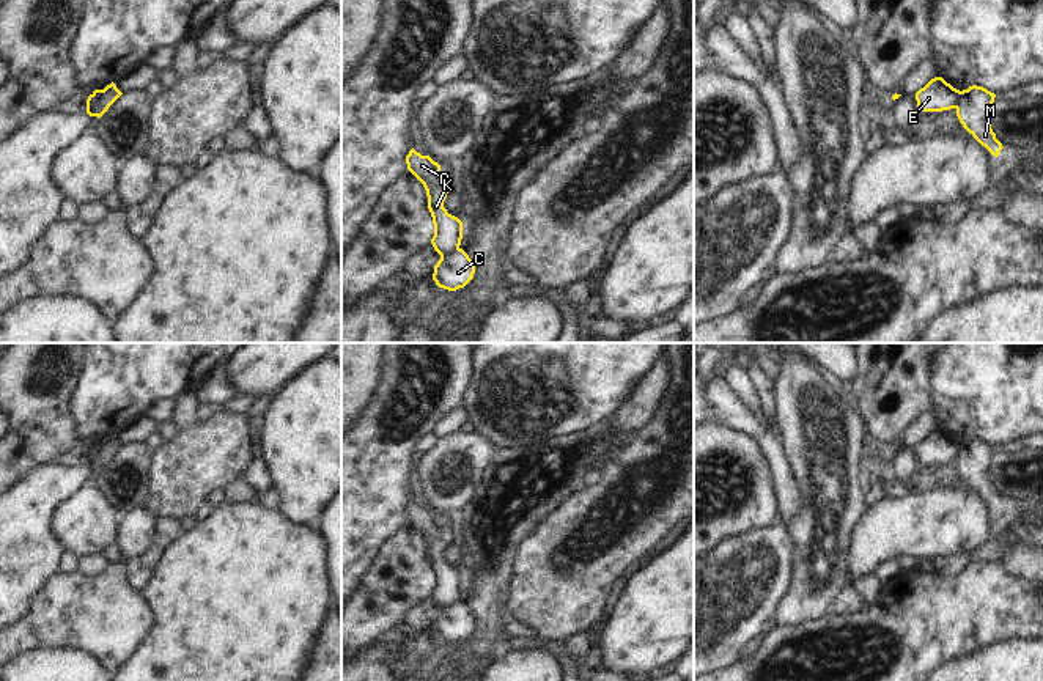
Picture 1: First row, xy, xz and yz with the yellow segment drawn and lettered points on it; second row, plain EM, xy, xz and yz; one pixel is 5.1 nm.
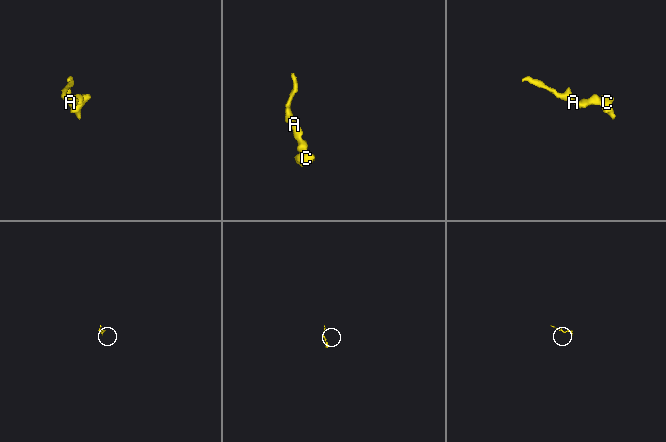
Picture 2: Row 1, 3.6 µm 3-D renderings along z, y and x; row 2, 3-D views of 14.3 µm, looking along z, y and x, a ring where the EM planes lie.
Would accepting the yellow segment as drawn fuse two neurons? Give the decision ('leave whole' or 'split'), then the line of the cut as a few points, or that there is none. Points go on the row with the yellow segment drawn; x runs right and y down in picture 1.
split; cut in xy along (103, 90), (101, 96), (87, 110)

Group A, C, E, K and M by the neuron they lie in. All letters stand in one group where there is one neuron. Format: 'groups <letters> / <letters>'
groups A E K / C M

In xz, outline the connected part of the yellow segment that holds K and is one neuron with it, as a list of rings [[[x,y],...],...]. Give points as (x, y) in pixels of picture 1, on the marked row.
[[[414,148],[406,156],[407,170],[423,184],[428,197],[428,209],[434,223],[431,244],[434,250],[445,256],[459,248],[463,239],[463,222],[448,214],[444,201],[448,187],[440,173],[440,165],[429,156],[422,156]]]

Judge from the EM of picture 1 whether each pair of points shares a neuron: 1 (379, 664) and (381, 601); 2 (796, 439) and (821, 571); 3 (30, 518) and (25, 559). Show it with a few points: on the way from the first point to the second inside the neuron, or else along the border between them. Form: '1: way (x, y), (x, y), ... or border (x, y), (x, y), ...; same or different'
1: border (398, 631), (386, 631), (357, 650); different
2: way (826, 472), (829, 480), (829, 533), (825, 538); same
3: way (30, 527), (30, 540), (25, 549); same

